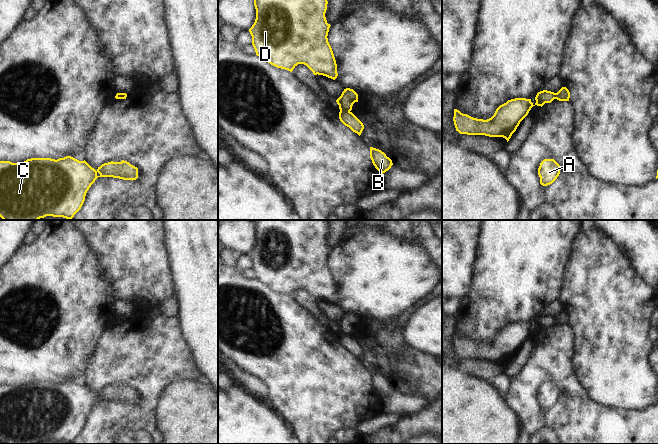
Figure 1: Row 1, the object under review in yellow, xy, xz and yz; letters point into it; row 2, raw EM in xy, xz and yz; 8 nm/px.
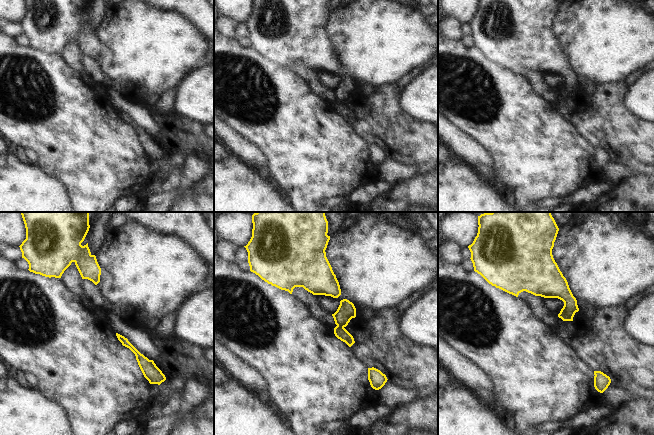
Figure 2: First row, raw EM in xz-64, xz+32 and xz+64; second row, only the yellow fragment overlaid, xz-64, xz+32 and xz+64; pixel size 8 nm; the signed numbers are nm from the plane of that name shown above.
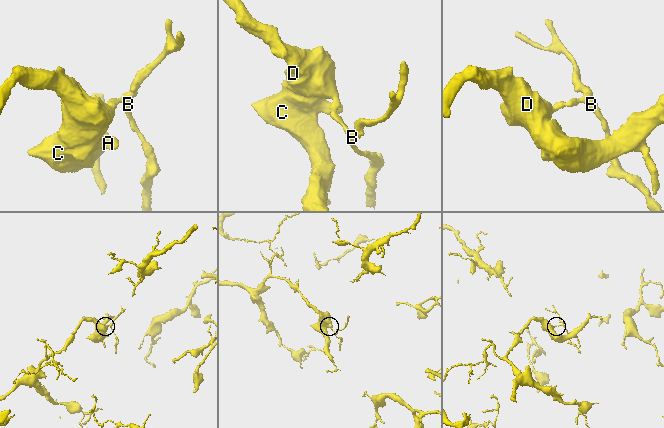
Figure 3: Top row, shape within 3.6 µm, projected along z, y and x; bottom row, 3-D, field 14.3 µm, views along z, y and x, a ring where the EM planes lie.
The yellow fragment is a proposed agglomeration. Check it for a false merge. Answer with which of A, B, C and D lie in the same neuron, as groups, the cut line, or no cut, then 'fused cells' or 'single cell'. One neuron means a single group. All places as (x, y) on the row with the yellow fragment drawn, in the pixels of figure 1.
groups A C D / B; cut xz (340, 109), (349, 111); fused cells

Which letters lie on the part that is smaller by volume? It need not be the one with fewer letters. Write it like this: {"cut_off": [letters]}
{"cut_off": ["B"]}

